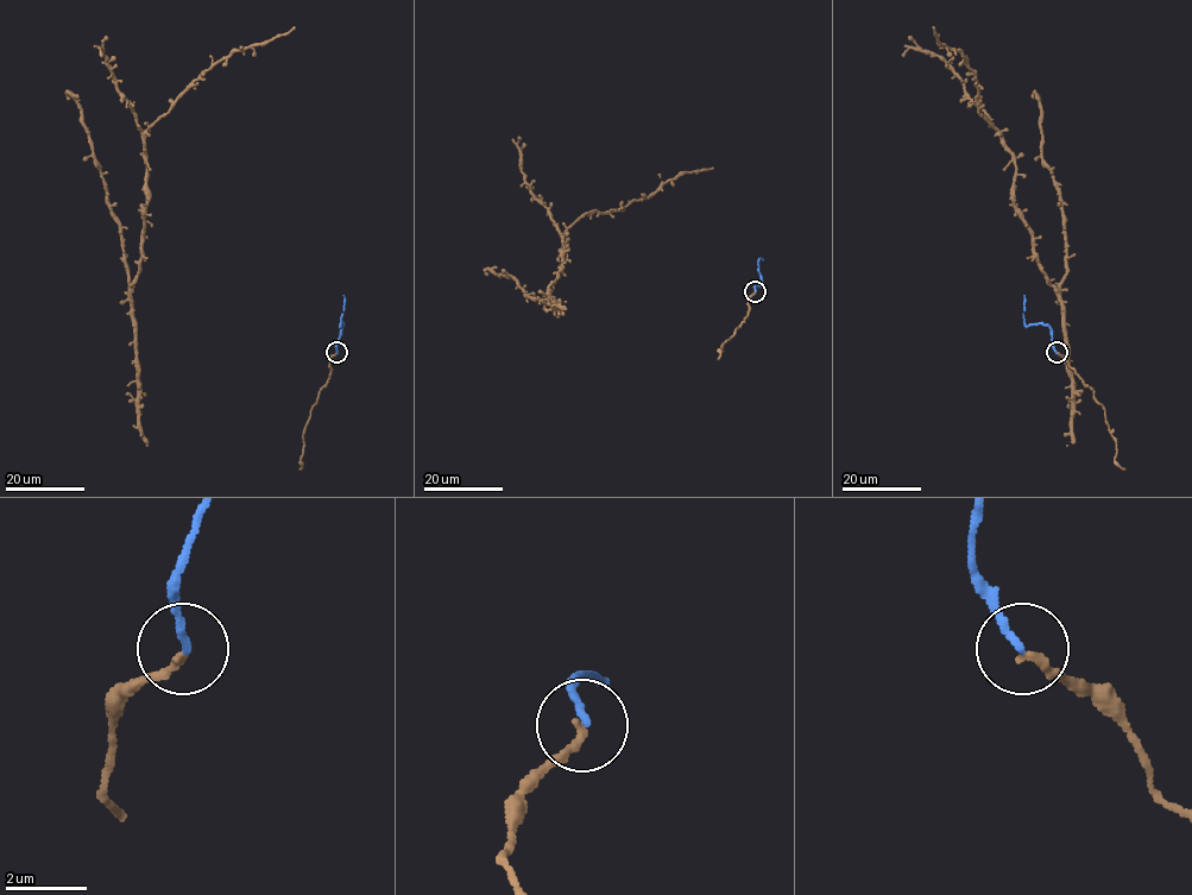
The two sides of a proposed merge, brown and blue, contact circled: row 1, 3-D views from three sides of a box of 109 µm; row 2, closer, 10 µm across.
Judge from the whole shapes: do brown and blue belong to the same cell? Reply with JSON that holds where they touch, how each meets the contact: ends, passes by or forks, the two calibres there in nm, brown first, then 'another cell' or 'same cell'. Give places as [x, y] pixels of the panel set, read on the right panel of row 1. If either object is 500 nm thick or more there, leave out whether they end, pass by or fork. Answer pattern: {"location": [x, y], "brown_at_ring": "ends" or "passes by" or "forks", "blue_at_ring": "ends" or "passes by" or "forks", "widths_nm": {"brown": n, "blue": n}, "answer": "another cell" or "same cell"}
{"location": [1057, 352], "brown_at_ring": "ends", "blue_at_ring": "ends", "widths_nm": {"brown": 200, "blue": 200}, "answer": "same cell"}

